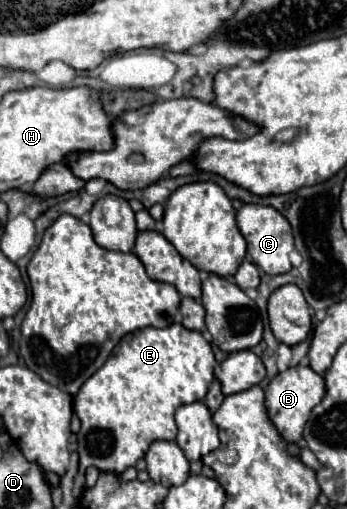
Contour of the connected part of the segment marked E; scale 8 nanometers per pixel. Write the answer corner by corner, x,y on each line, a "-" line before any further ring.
173,324
169,328
141,328
131,334
125,334
107,362
81,386
73,398
75,414
81,420
79,438
79,470
83,472
89,466
95,466
101,472
121,474
125,468
135,466
139,458
145,456
147,448
155,440
175,440
175,410
183,404
203,400
211,382
213,382
215,356
209,342
199,334

